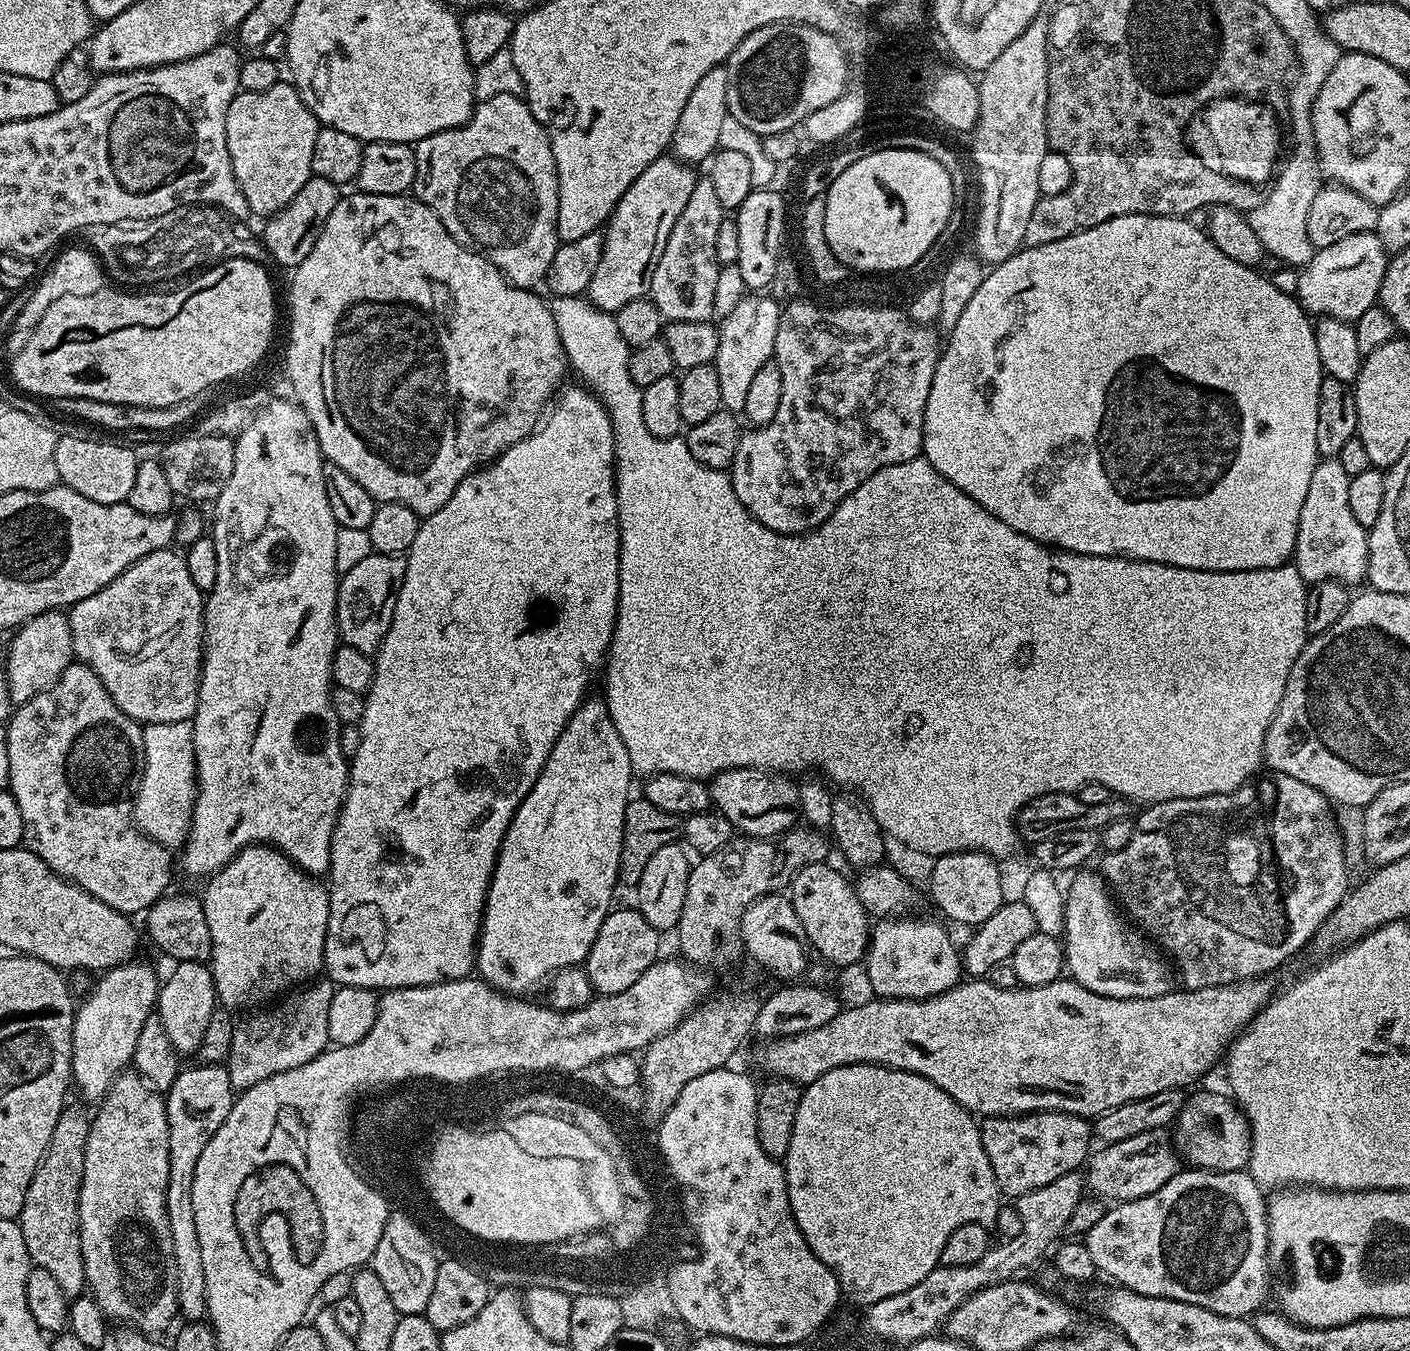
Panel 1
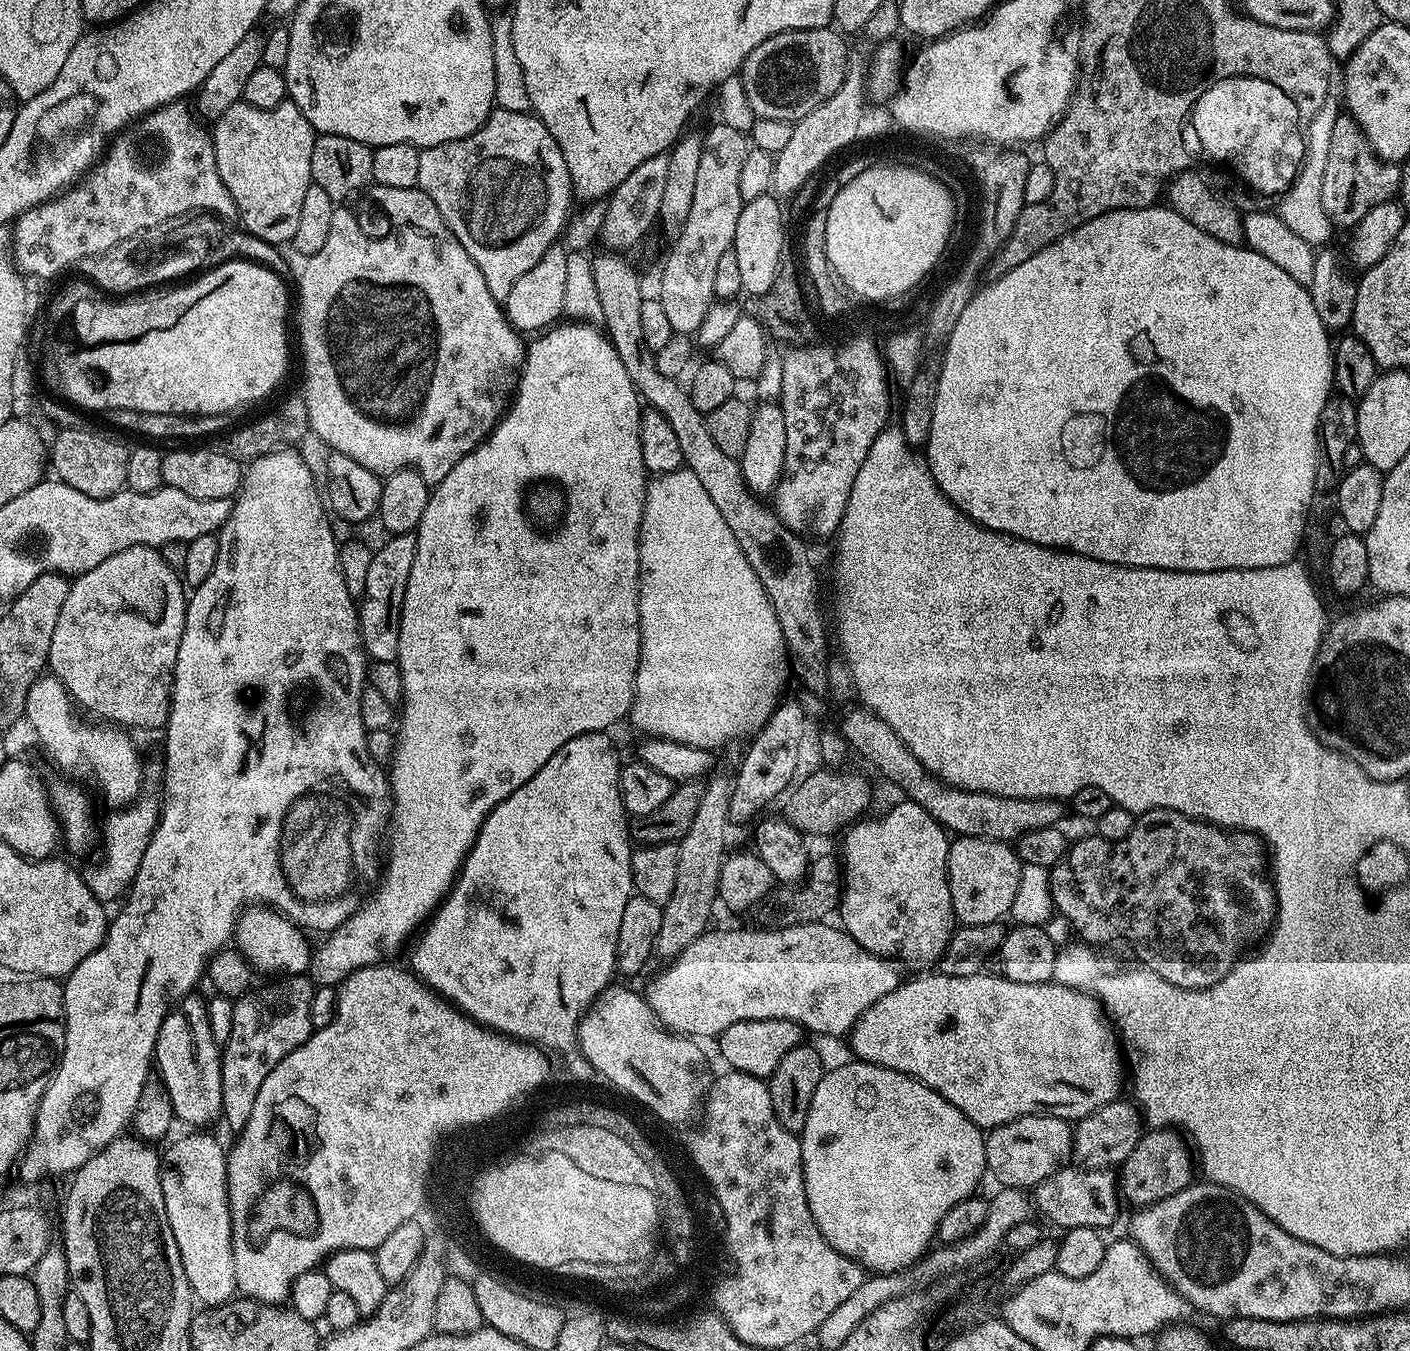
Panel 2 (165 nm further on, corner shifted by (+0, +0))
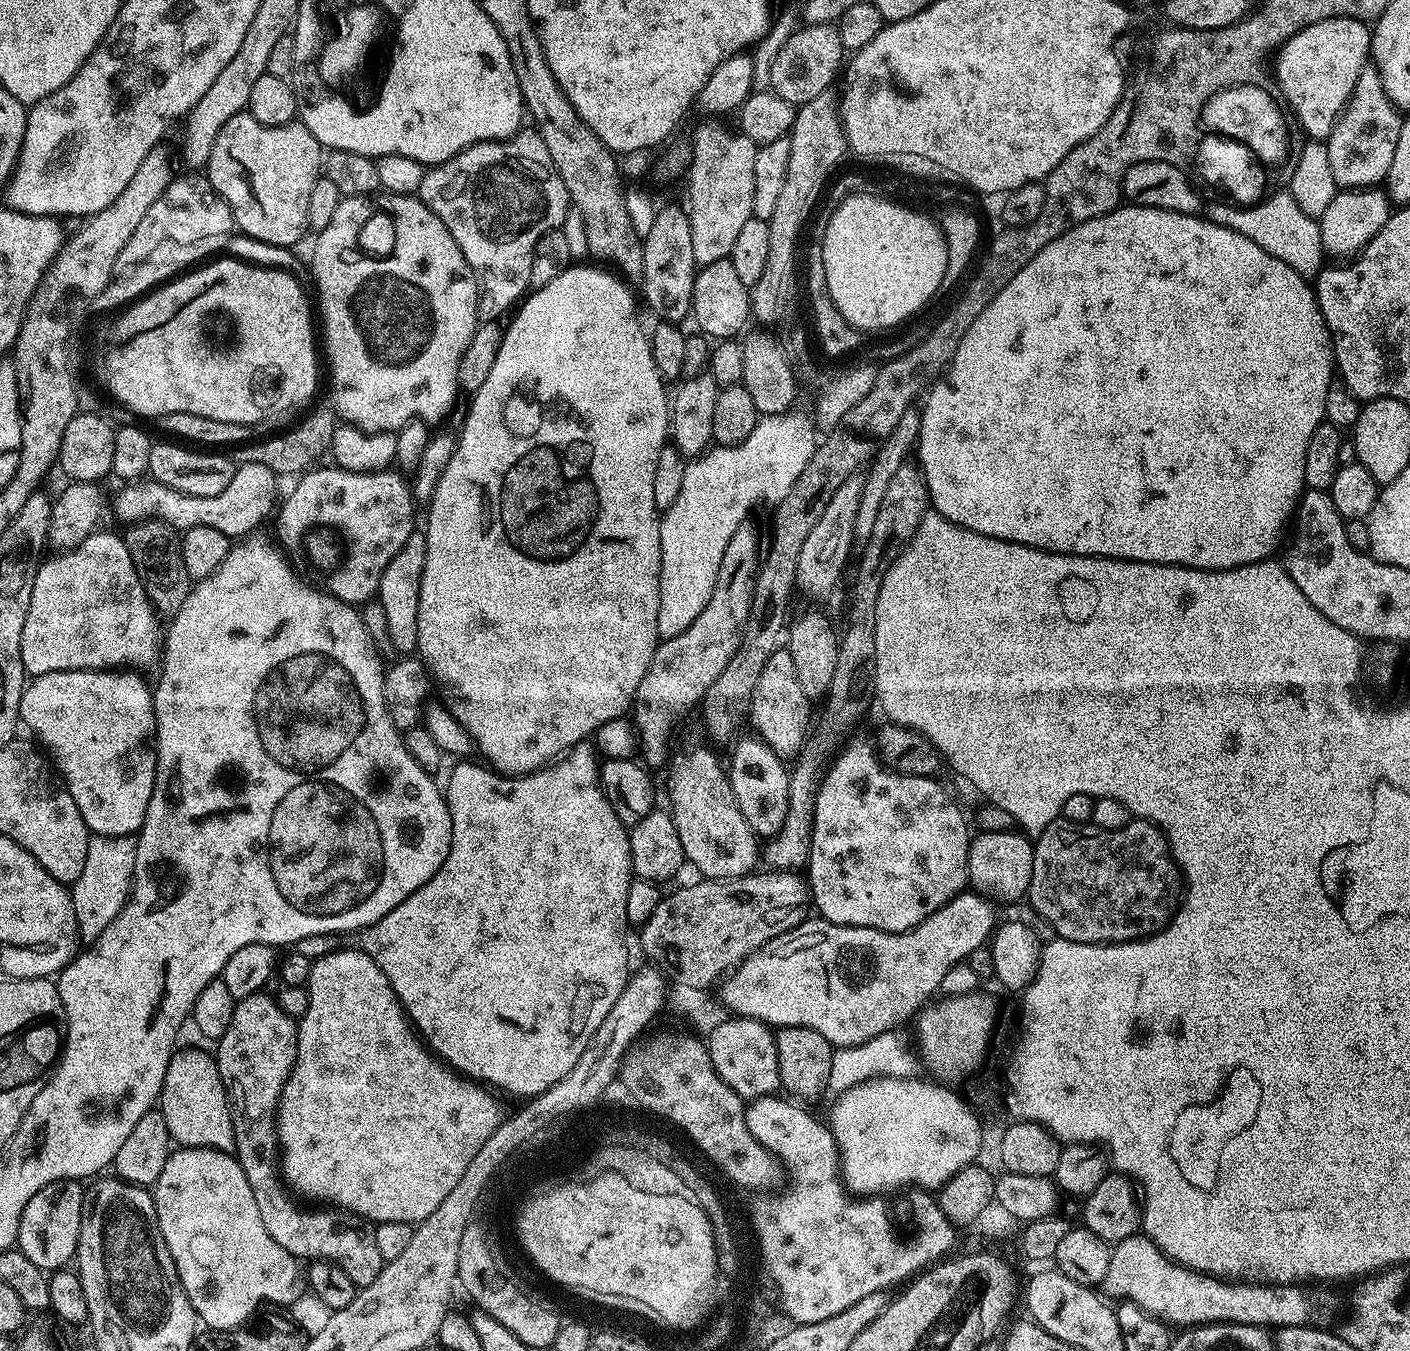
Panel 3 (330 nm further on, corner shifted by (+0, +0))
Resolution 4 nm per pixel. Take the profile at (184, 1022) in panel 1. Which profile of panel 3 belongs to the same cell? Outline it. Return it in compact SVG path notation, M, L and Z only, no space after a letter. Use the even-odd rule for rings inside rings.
M183 1048L173 1052L170 1058L158 1101L158 1110L166 1118L173 1145L181 1148L216 1148L220 1152L235 1153L228 1089L218 1074L215 1055L200 1048Z

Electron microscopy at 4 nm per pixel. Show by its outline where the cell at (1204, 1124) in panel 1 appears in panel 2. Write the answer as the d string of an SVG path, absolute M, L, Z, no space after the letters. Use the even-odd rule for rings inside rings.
M1170 1128L1148 1130L1141 1135L1138 1146L1130 1150L1124 1163L1118 1168L1118 1191L1125 1201L1128 1200L1137 1209L1147 1208L1154 1202L1162 1202L1162 1198L1170 1198L1170 1194L1178 1194L1178 1190L1193 1183L1194 1152L1189 1141L1179 1131Z

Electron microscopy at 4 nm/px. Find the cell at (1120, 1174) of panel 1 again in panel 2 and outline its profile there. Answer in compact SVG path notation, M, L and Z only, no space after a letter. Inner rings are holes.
M1065 1166L1034 1189L1034 1208L1060 1230L1069 1228L1099 1228L1108 1230L1120 1212L1122 1197L1118 1191L1118 1176L1107 1168Z

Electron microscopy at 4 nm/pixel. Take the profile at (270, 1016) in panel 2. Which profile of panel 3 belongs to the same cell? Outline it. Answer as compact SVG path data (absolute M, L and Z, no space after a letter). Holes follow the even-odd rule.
M261 990L235 1001L230 1024L226 1026L226 1032L215 1041L214 1055L218 1074L222 1078L224 1087L228 1089L228 1099L232 1110L236 1161L242 1166L242 1174L246 1174L246 1182L250 1182L250 1191L254 1194L254 1203L258 1205L262 1226L266 1226L266 1234L270 1234L270 1238L274 1238L274 1242L278 1242L278 1246L282 1246L282 1250L286 1250L301 1262L329 1260L342 1270L346 1270L350 1282L354 1282L357 1289L365 1288L370 1286L370 1282L374 1282L374 1278L378 1278L378 1274L386 1263L382 1254L378 1254L378 1242L374 1242L374 1234L372 1233L373 1225L369 1221L360 1219L352 1212L343 1210L303 1212L302 1209L296 1208L295 1202L297 1203L297 1201L286 1191L285 1185L278 1175L276 1108L280 1104L284 1083L288 1081L288 1075L292 1073L292 1068L296 1065L298 1024L291 1016L284 1013L275 995L267 996L266 993L267 991Z

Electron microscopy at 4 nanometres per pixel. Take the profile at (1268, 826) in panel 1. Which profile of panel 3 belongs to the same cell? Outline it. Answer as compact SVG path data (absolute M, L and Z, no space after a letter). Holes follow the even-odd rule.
M1133 818L1129 824L1122 826L1122 830L1102 830L1095 824L1089 822L1086 824L1071 824L1061 822L1059 819L1050 822L1046 830L1042 830L1035 837L1034 847L1034 870L1030 874L1030 886L1028 887L1027 903L1032 903L1032 908L1045 920L1052 924L1052 928L1057 937L1070 942L1082 942L1083 944L1126 944L1139 941L1145 936L1151 936L1152 933L1165 928L1169 920L1176 914L1176 909L1182 900L1182 873L1176 867L1176 861L1172 858L1172 850L1168 847L1168 840L1163 832L1155 824Z

